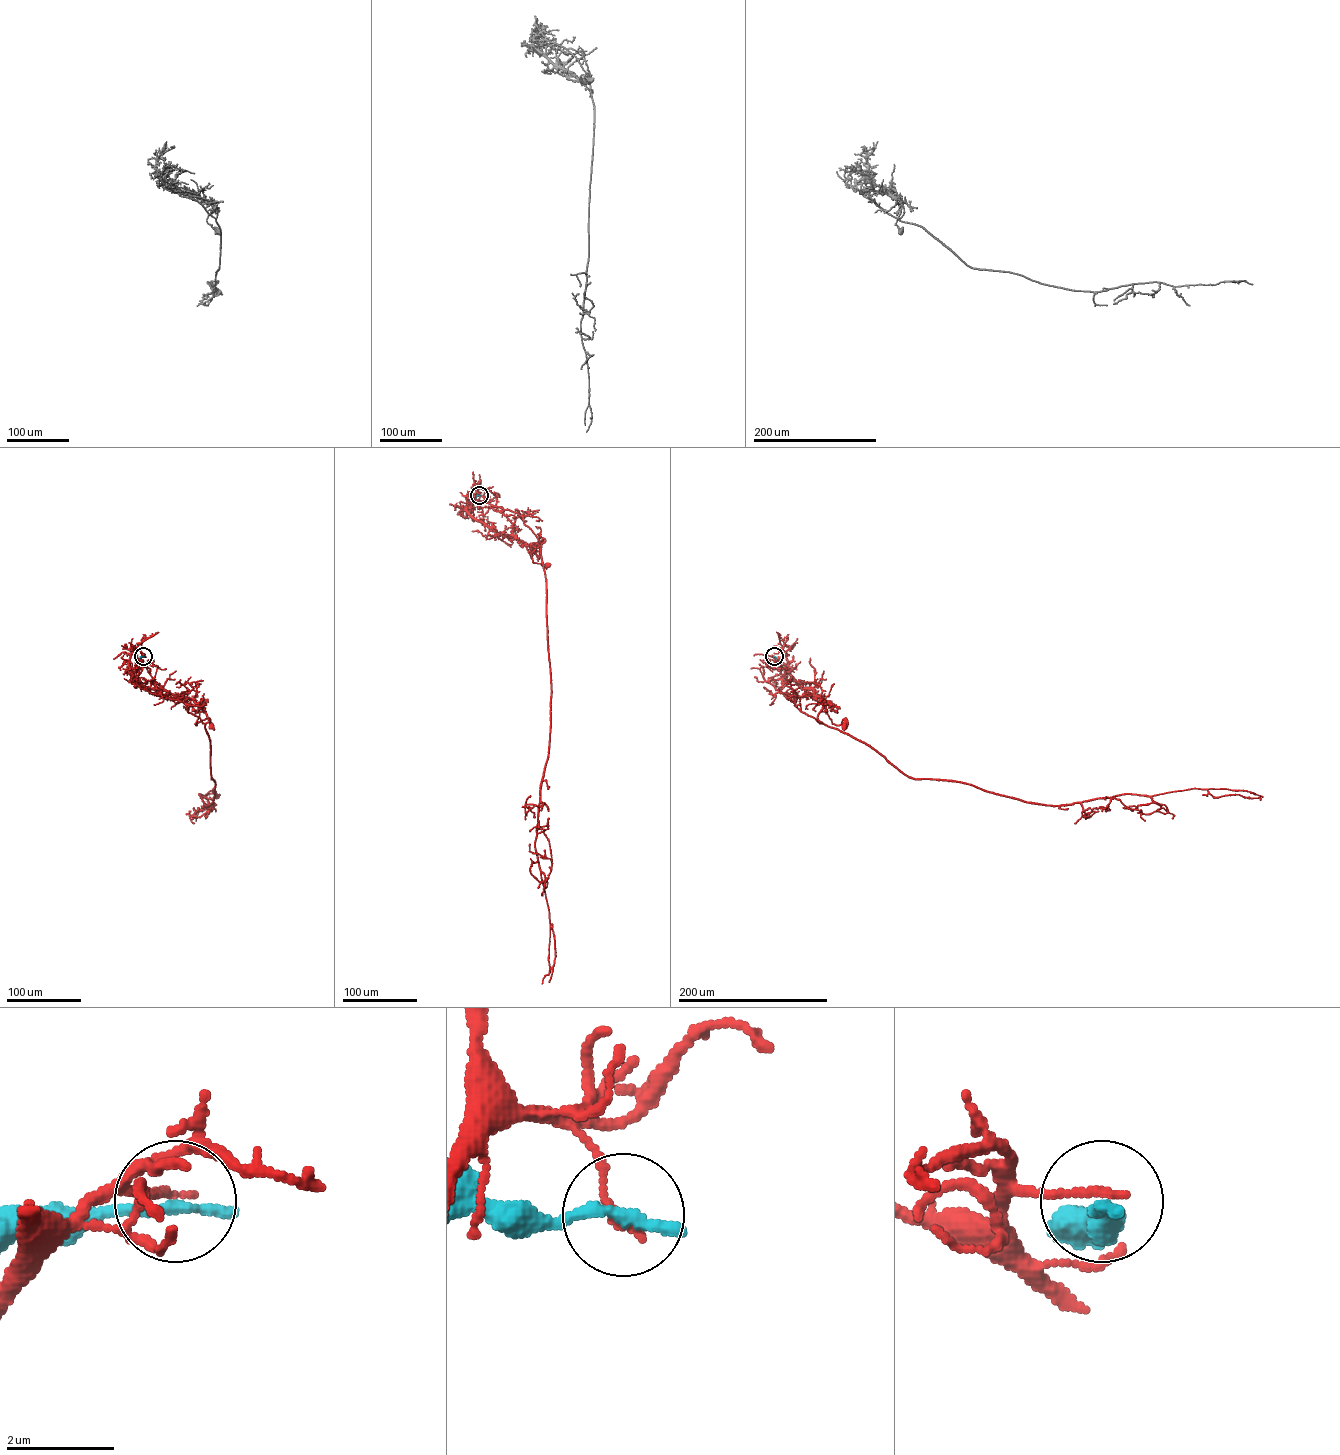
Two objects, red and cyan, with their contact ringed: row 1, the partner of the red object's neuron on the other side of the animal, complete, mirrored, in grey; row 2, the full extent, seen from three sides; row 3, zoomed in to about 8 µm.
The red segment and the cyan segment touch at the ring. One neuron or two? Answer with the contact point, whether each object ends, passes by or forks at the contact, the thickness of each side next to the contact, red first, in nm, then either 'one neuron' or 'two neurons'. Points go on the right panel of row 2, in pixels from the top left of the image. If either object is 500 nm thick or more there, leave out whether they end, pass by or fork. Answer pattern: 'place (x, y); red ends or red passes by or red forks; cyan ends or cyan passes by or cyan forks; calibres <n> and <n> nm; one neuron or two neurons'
place (774, 656); red ends; cyan ends; calibres 140 and 280 nm; two neurons

